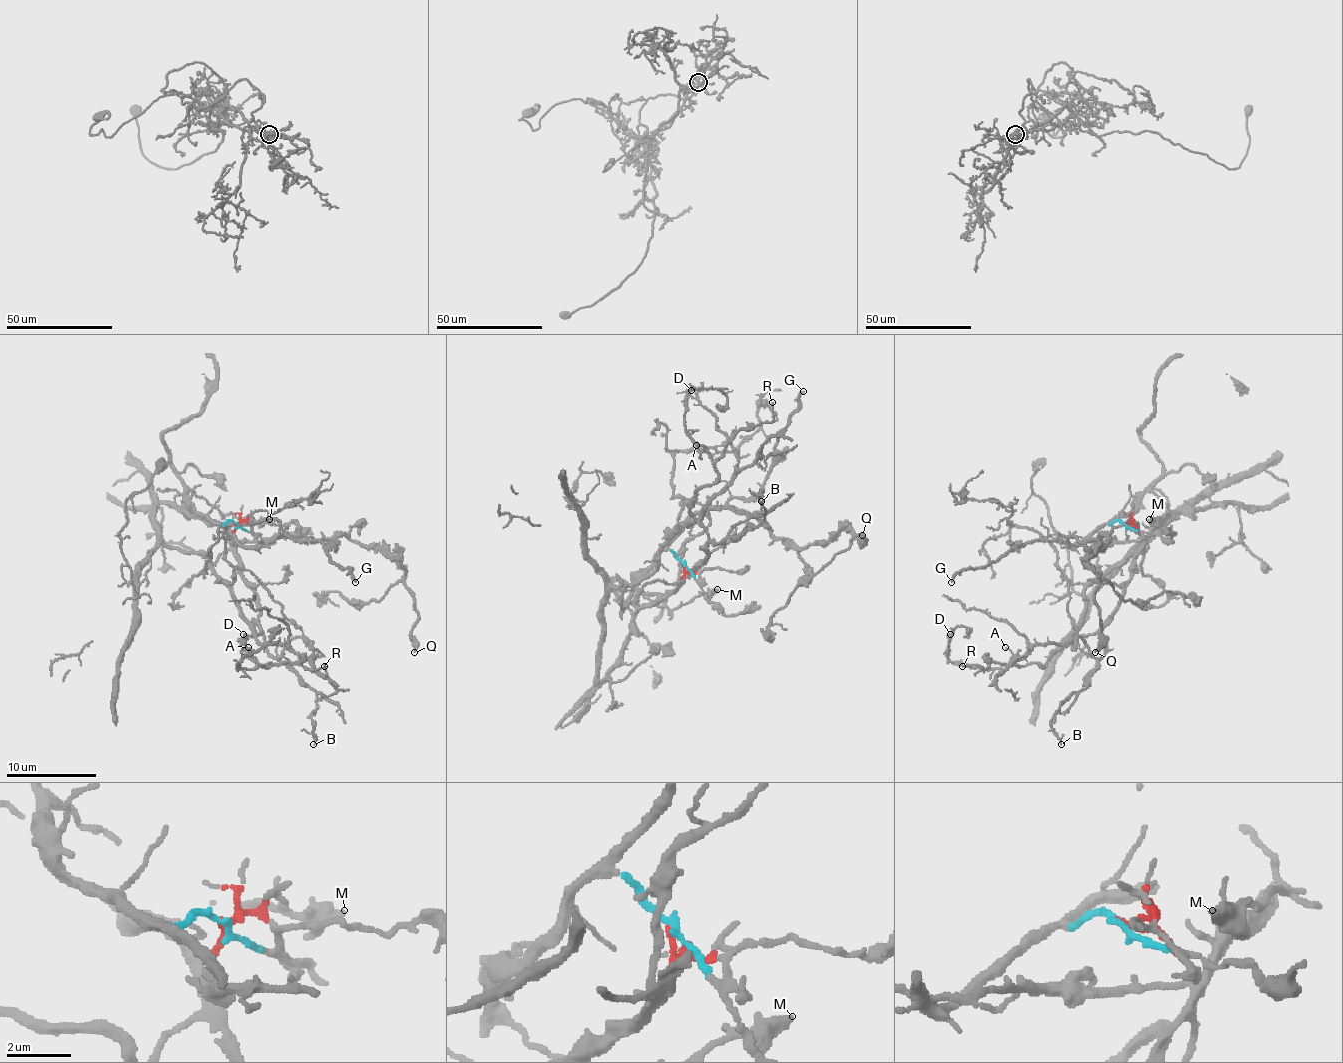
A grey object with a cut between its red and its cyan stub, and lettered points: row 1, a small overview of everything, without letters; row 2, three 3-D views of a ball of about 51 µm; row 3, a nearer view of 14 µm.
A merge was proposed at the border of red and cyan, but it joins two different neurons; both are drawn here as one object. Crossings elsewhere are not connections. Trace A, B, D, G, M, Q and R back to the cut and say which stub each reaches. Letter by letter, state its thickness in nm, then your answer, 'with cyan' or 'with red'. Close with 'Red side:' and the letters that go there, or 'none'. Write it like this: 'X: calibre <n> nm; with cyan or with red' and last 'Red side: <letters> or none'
A: calibre 110 nm; with red
B: calibre 190 nm; with red
D: calibre 130 nm; with red
G: calibre 220 nm; with cyan
M: calibre 400 nm; with cyan
Q: calibre 200 nm; with cyan
R: calibre 170 nm; with red
Red side: A, B, D, R

